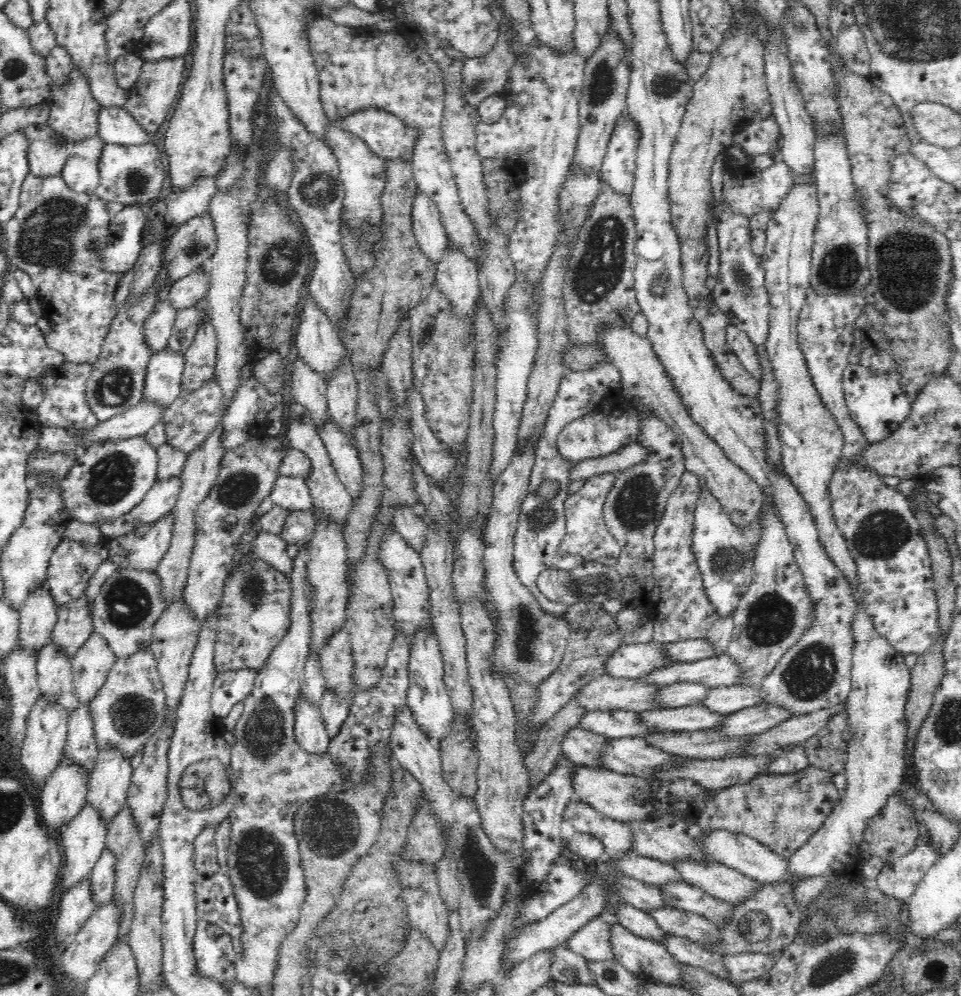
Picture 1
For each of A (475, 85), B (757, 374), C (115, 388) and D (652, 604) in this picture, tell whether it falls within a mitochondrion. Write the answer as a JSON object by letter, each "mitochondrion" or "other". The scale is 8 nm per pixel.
{"A":"mitochondrion","B":"other","C":"mitochondrion","D":"other"}

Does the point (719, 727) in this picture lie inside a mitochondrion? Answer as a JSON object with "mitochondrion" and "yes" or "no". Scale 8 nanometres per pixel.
{"mitochondrion":"no"}

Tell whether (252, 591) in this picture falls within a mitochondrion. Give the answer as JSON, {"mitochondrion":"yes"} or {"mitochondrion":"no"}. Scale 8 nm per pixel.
{"mitochondrion":"yes"}

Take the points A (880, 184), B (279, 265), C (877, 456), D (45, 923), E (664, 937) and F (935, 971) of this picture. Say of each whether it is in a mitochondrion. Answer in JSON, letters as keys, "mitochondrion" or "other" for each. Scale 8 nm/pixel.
{"A":"other","B":"mitochondrion","C":"other","D":"other","E":"other","F":"mitochondrion"}

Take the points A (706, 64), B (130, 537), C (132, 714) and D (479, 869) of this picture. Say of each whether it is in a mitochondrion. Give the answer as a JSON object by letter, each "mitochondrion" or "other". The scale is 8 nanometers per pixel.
{"A":"other","B":"other","C":"mitochondrion","D":"mitochondrion"}

